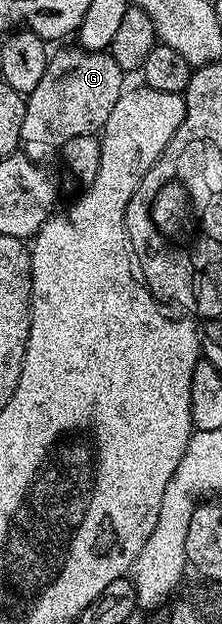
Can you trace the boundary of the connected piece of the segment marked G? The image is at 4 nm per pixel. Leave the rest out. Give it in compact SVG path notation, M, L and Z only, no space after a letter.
M60 49L51 54L46 67L46 75L42 75L42 80L38 82L38 87L34 87L32 93L27 94L25 107L25 118L22 119L20 133L20 145L22 152L31 161L37 163L48 163L52 156L59 154L70 139L81 137L87 133L96 135L101 132L110 119L110 111L114 111L114 103L118 103L120 94L125 92L126 74L118 67L118 63L113 59L111 52L97 51L95 49Z

